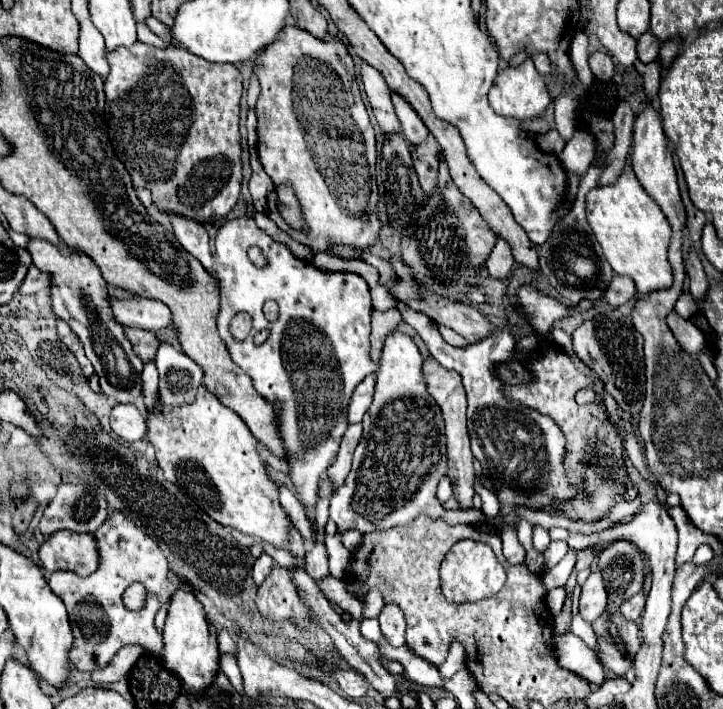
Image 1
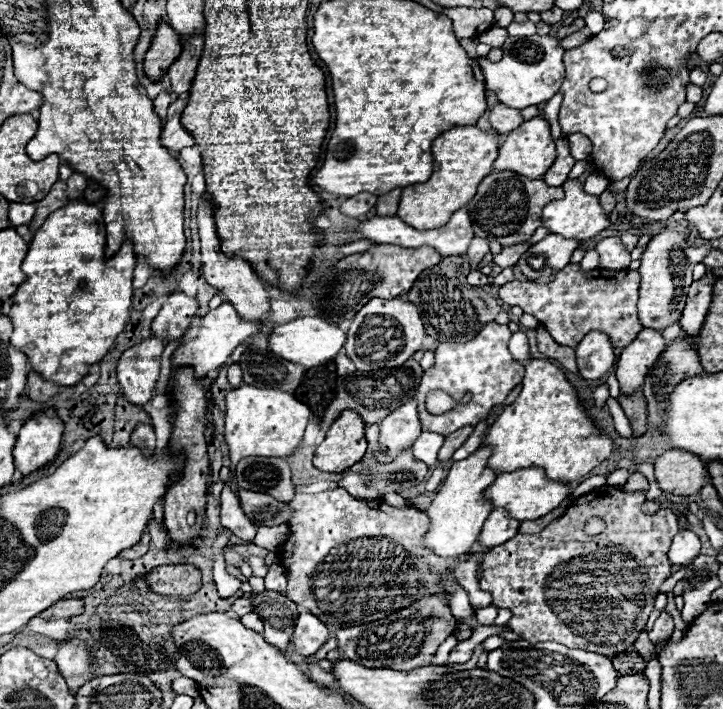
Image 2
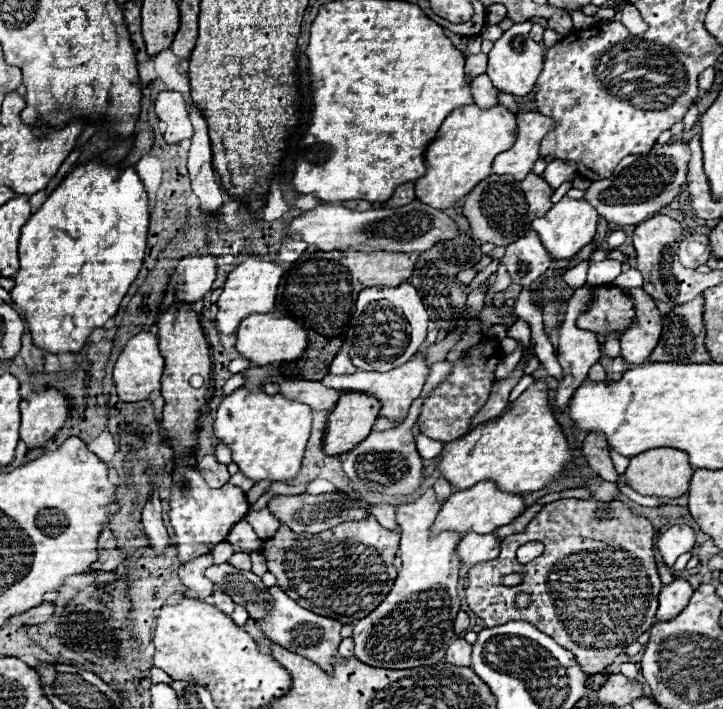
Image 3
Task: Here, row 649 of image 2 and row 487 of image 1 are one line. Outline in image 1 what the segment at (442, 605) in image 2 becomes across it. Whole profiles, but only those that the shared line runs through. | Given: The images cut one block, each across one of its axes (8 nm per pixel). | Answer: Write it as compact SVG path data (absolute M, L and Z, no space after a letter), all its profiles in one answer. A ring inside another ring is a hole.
M402 332L390 334L384 342L376 372L374 402L364 414L362 424L364 434L356 446L352 470L330 498L330 518L336 522L338 532L326 538L326 550L330 556L330 574L340 580L348 572L348 550L342 544L346 530L386 530L396 524L410 524L420 514L452 526L452 510L444 508L436 498L436 488L446 474L448 462L442 410L428 394L418 346Z

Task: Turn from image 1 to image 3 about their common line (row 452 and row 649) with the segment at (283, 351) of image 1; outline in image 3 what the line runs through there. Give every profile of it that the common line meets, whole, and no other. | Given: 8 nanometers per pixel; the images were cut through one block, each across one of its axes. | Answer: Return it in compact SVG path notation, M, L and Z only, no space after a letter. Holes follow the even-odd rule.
M278 586L274 588L268 588L268 592L272 594L272 608L268 610L268 616L258 624L258 628L262 632L266 632L266 636L280 644L282 648L294 652L294 654L300 654L316 664L320 664L326 672L332 672L332 664L330 660L338 654L338 644L340 644L340 628L342 624L332 620L332 618L324 618L324 616L318 616L310 610L304 610L302 606L298 606L292 598L288 598L288 594L284 594L284 590L280 590Z

